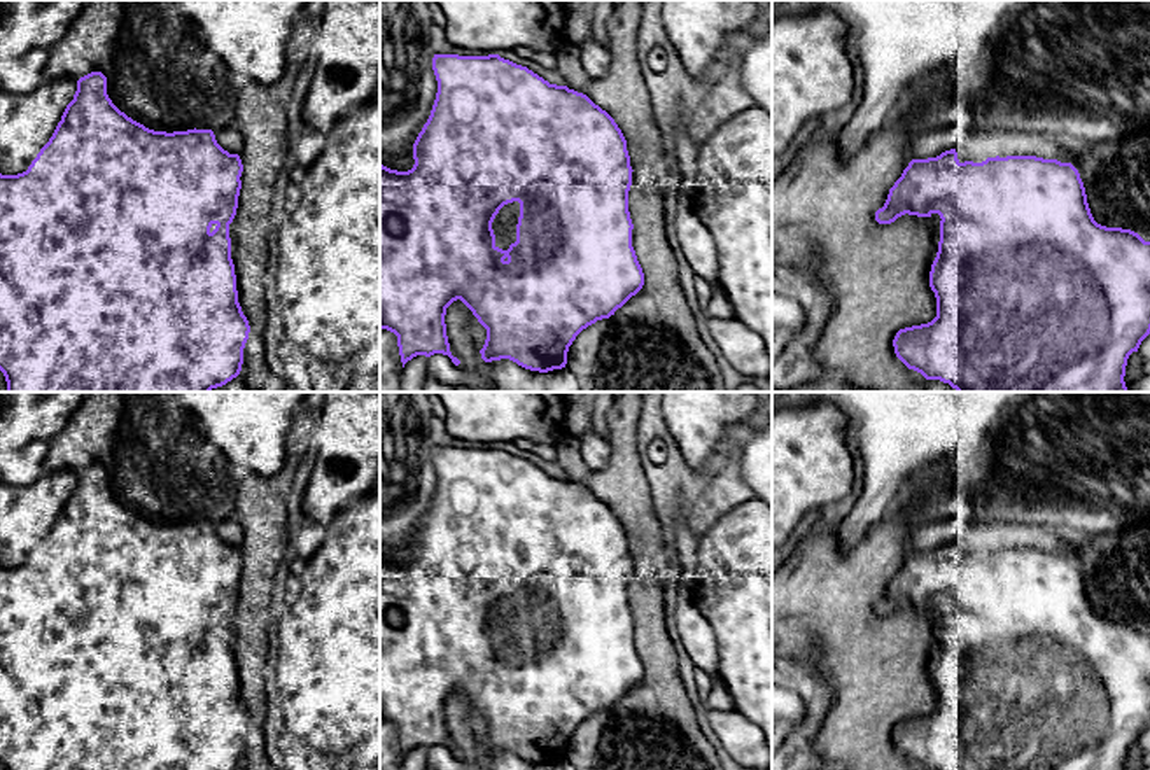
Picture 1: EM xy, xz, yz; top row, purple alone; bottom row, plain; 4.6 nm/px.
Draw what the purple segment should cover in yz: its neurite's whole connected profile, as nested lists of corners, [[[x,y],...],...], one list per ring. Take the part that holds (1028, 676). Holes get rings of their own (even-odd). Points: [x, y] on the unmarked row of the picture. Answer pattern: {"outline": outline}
{"outline": [[[956,541],[936,550],[912,551],[889,581],[882,600],[875,604],[879,616],[891,616],[901,607],[940,607],[938,644],[929,663],[929,679],[936,690],[936,709],[921,718],[900,721],[893,732],[896,749],[924,770],[1124,770],[1127,751],[1138,744],[1150,726],[1150,634],[1122,620],[1106,620],[1094,612],[1083,574],[1071,555],[1036,548],[987,550],[982,555],[957,551]]]}

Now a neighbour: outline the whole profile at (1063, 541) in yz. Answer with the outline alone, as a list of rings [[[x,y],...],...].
[[[1013,523],[1006,530],[1008,548],[1050,550],[1061,555],[1075,555],[1082,541],[1076,532],[1048,528],[1034,523]]]

